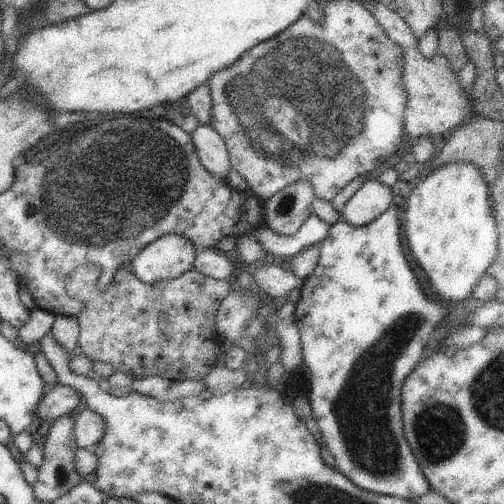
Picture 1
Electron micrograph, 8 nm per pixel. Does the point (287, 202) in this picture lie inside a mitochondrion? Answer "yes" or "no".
yes

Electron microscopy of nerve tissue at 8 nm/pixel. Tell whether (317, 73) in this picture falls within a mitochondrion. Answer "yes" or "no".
yes

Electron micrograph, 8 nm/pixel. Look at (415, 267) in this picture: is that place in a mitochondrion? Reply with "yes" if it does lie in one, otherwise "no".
no

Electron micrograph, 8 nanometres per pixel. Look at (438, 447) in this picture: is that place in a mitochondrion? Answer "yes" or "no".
yes

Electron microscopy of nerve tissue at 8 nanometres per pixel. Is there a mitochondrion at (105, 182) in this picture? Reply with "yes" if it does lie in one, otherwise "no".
yes

